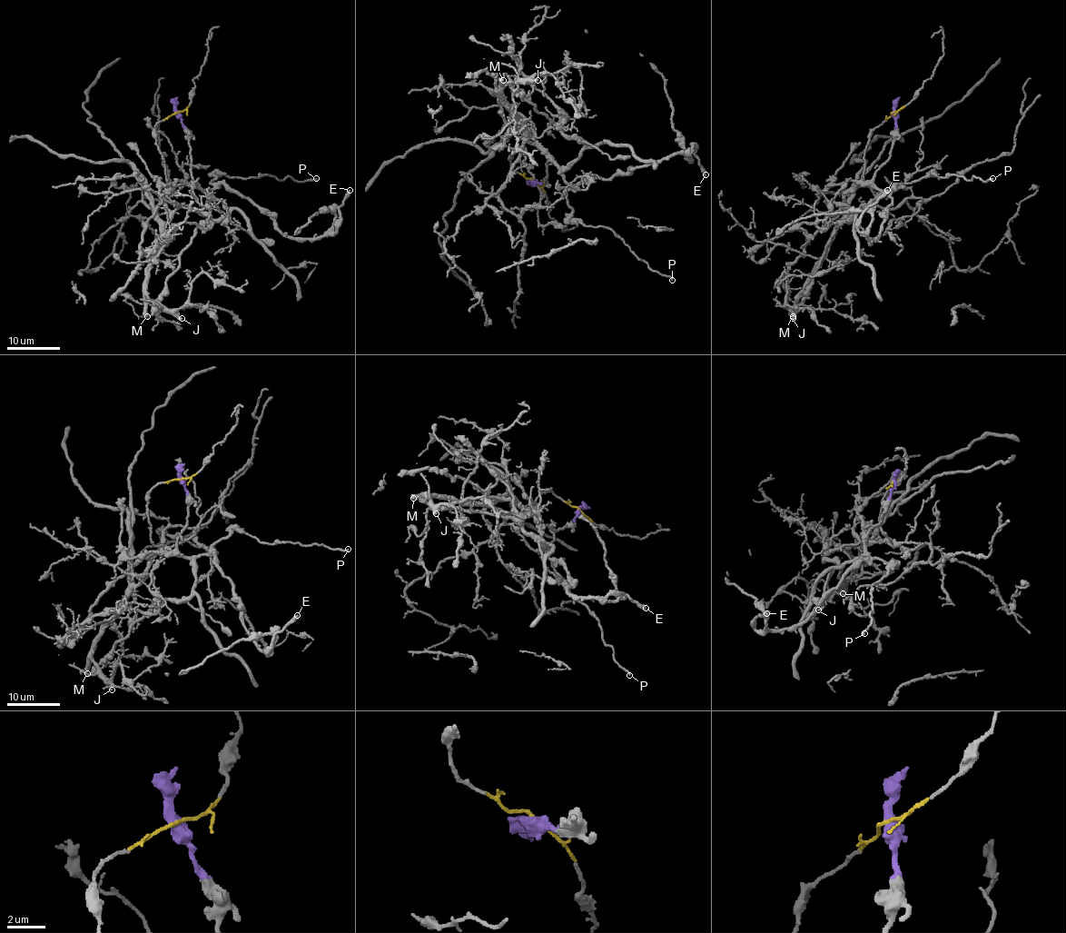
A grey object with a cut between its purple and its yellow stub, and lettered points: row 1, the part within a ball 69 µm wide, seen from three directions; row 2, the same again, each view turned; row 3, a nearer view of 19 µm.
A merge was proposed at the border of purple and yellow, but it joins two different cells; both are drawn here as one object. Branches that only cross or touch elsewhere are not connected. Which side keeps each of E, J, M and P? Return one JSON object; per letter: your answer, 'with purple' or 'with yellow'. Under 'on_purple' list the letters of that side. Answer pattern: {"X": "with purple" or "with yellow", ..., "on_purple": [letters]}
{"E": "with purple", "J": "with yellow", "M": "with yellow", "P": "with purple", "on_purple": ["E", "P"]}

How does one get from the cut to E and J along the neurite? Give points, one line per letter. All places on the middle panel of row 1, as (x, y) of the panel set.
E: (533, 181), (546, 178), (548, 162), (576, 185), (678, 153), (693, 154), (705, 174)
J: (533, 181), (510, 165), (516, 152), (525, 159), (519, 162), (525, 132), (508, 110), (502, 87), (538, 79)

